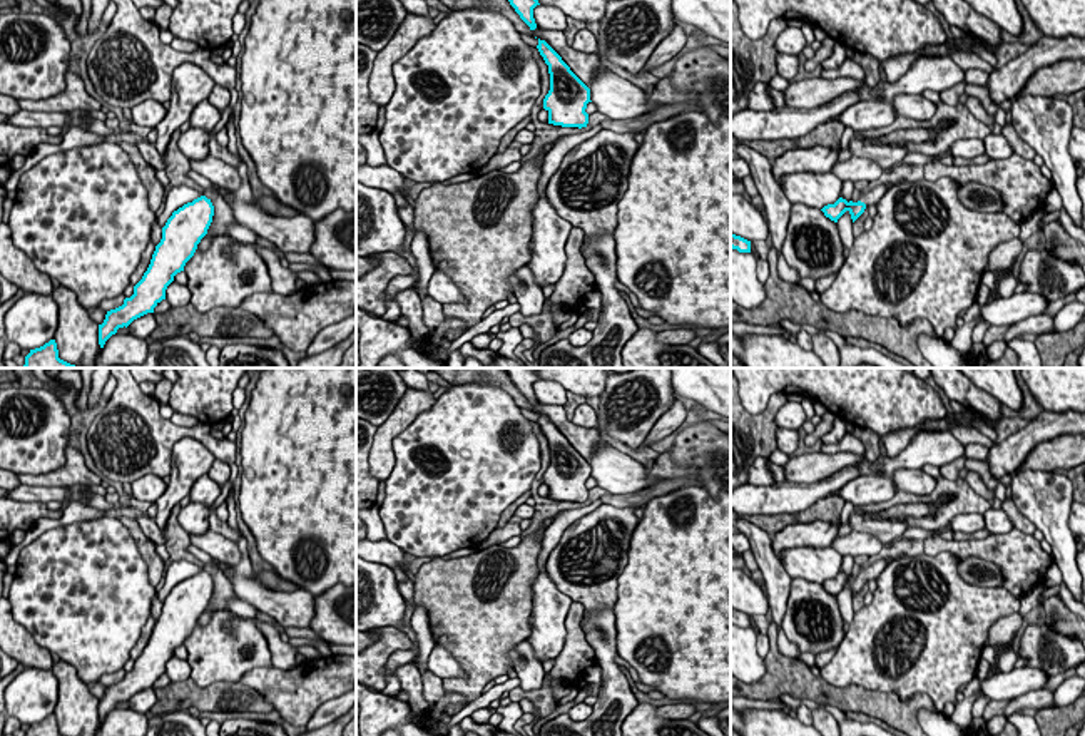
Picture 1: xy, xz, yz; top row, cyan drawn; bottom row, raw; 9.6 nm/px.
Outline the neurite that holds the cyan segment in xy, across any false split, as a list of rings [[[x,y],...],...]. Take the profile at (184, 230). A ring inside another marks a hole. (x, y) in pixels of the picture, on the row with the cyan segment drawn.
[[[206,196],[172,212],[162,227],[162,239],[155,246],[147,271],[134,286],[134,294],[125,298],[122,306],[107,311],[104,323],[99,325],[100,348],[119,328],[127,328],[134,319],[154,313],[154,308],[166,299],[167,286],[194,256],[197,244],[207,234],[212,216],[214,206]]]

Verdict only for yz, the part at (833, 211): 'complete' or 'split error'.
split error

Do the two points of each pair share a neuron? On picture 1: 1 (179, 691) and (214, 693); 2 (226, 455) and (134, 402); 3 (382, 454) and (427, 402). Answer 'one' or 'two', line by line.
1: one
2: one
3: one

